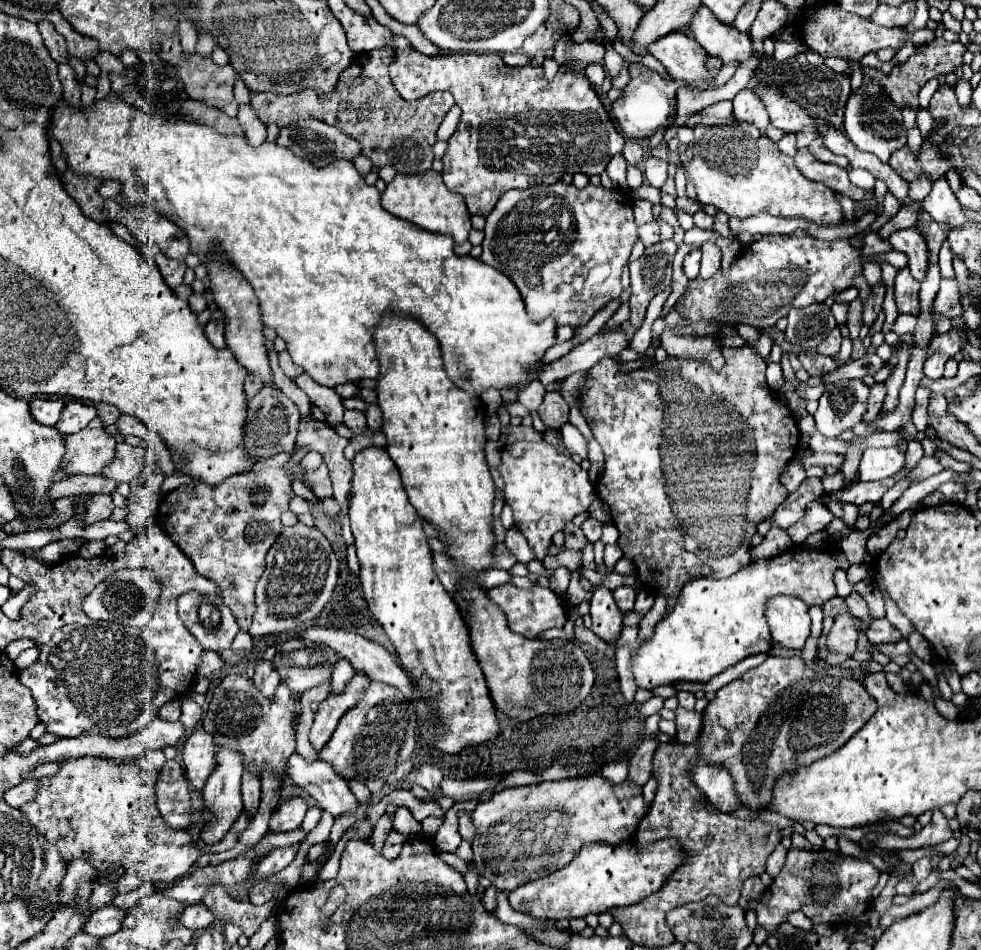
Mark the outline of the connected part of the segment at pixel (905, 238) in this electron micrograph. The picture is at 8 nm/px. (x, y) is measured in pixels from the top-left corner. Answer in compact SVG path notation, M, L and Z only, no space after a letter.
M905 228L905 230L893 232L889 236L889 242L891 242L891 246L895 250L905 252L909 256L911 276L917 282L923 282L925 280L925 274L927 274L927 266L929 266L929 260L927 260L927 244L925 244L923 236L915 228Z

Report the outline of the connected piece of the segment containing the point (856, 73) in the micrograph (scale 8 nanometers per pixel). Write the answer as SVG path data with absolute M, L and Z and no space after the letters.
M847 60L849 63L852 74L851 74L851 92L857 92L859 89L859 86L861 86L863 82L863 74L861 70L861 64L858 62L855 62L853 60Z

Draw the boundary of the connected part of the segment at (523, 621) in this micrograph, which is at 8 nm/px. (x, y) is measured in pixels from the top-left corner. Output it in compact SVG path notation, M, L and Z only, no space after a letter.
M513 584L495 586L495 588L489 590L489 598L505 614L509 628L513 632L525 636L525 638L535 638L539 632L543 632L547 628L563 628L563 624L567 620L567 614L565 614L561 598L551 588L543 588L539 584L533 584L527 590L515 588Z

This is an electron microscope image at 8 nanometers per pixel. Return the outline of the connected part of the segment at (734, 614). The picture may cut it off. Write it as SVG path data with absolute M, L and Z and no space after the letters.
M795 548L793 552L787 550L775 558L751 562L747 568L741 568L729 578L715 580L715 578L697 578L687 582L677 596L677 602L671 612L667 612L655 626L651 638L639 642L631 652L631 670L637 688L653 690L663 684L677 684L677 682L707 682L713 676L721 674L725 668L735 666L743 658L759 652L767 652L771 648L769 626L765 620L765 602L777 594L789 594L805 600L805 604L821 606L829 598L835 596L833 572L837 570L837 560L827 550L809 550L809 548Z

